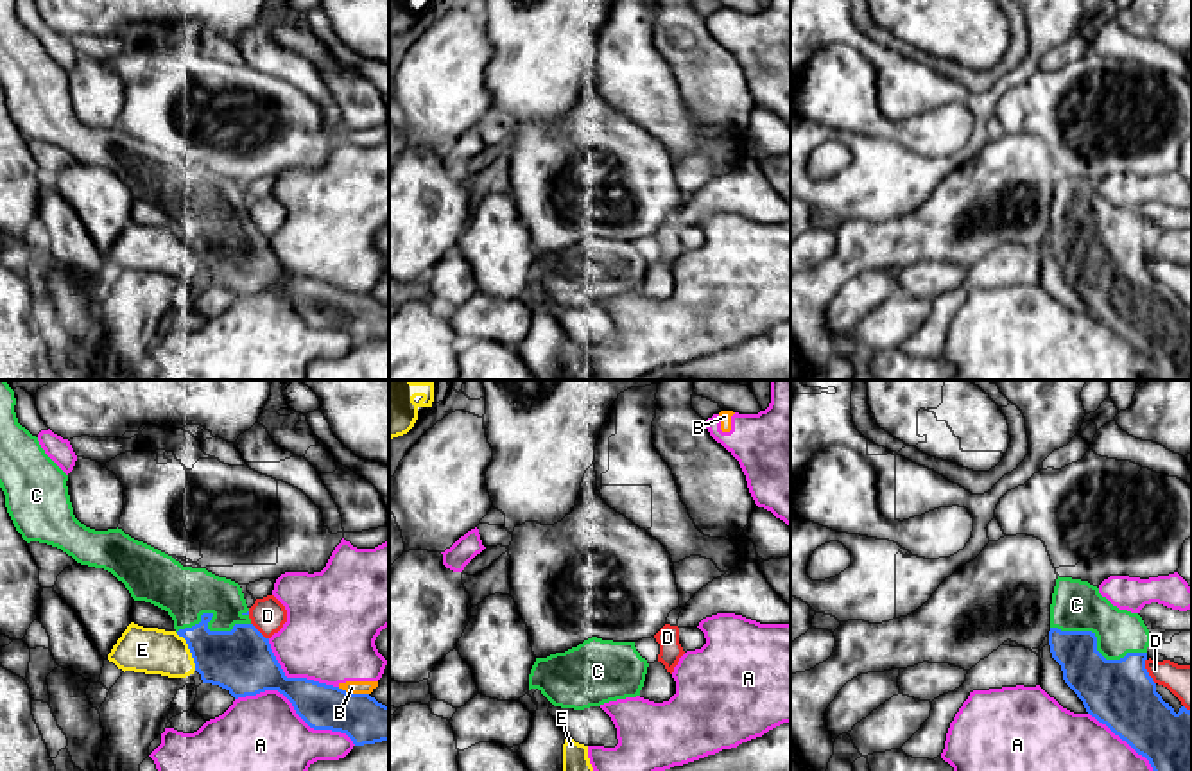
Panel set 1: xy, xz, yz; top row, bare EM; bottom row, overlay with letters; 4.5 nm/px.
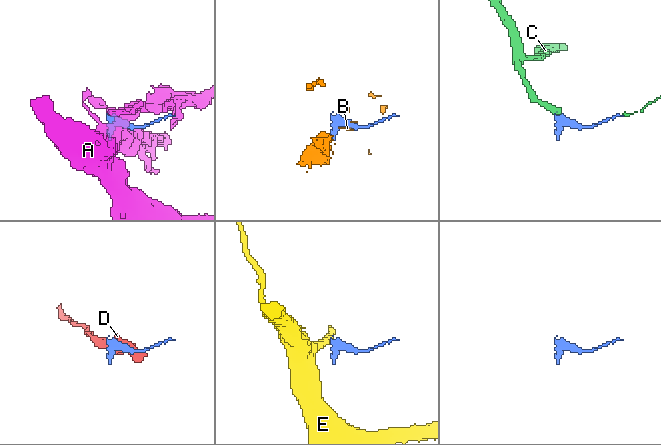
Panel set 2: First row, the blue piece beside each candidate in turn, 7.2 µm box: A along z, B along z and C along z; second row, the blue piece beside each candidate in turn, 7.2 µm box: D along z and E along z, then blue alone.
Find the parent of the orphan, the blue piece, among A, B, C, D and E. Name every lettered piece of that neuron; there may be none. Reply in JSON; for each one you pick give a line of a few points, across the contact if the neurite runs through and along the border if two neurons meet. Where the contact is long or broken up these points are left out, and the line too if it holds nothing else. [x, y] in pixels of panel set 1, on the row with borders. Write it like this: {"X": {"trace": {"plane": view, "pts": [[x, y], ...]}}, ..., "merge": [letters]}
{"merge": ["C"]}

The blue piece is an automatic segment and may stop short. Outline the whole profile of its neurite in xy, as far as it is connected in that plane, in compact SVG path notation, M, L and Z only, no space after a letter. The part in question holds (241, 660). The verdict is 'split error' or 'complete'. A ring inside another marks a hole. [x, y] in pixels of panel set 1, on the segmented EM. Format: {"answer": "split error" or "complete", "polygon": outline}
{"answer": "split error", "polygon": "M0 380L0 488L7 513L27 543L47 543L81 565L104 568L125 585L134 601L165 610L174 620L176 633L186 640L203 683L219 685L235 699L278 690L314 730L346 733L355 746L389 741L389 706L369 694L350 694L333 685L285 676L269 638L251 624L238 583L206 568L183 567L172 556L131 538L118 527L95 531L81 524L70 502L68 475L45 454L38 437L18 423L14 405L14 391Z"}

